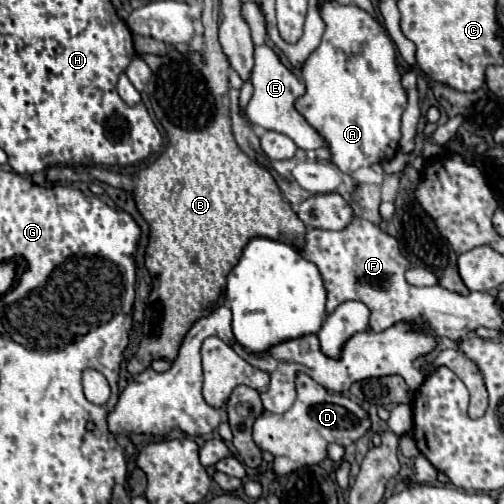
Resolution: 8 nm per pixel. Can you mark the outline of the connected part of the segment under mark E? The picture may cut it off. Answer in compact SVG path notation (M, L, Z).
M256 46L254 50L254 68L252 68L252 84L254 84L254 94L246 106L246 116L252 120L252 124L262 126L272 132L286 134L288 138L294 140L294 144L300 150L316 150L326 146L324 138L304 120L304 116L294 108L296 98L304 94L304 86L300 80L280 62L276 52L272 48Z

